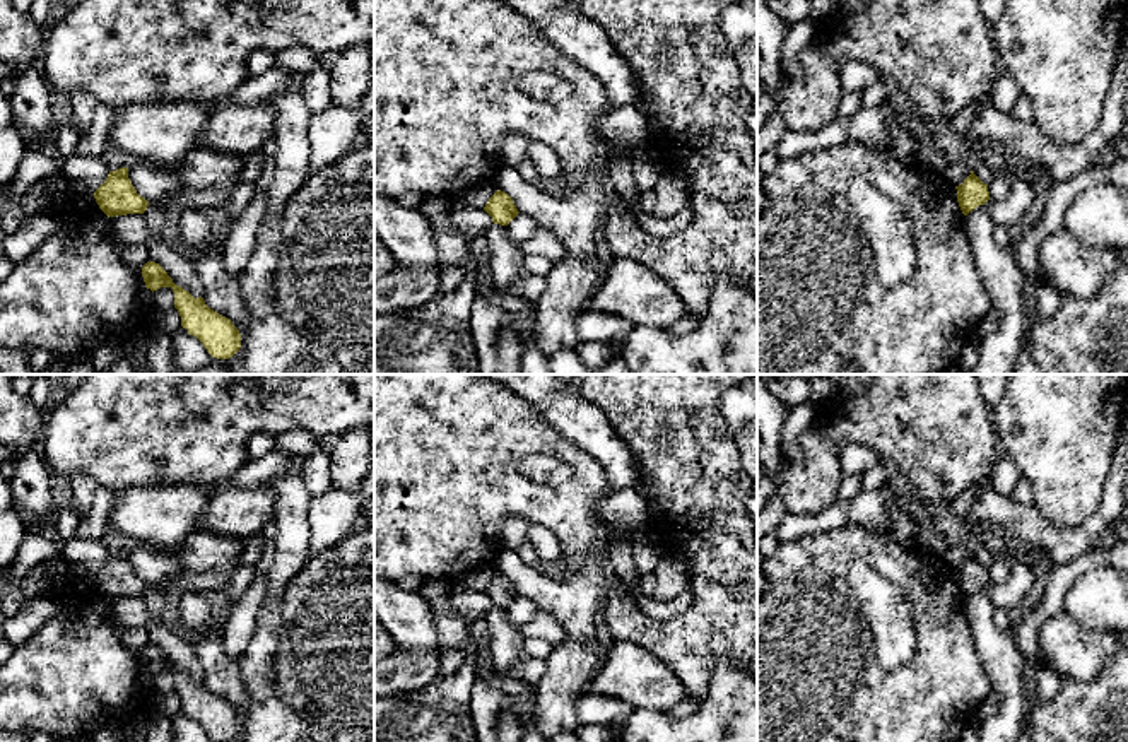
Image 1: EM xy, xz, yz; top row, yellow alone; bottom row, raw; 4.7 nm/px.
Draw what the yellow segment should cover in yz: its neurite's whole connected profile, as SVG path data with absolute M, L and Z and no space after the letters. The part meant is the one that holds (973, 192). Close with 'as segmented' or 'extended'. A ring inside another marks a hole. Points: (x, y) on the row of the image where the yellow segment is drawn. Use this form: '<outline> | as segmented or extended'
M974 171L957 188L957 202L964 215L990 200L988 185L984 185Z | as segmented

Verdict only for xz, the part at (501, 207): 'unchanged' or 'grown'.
unchanged

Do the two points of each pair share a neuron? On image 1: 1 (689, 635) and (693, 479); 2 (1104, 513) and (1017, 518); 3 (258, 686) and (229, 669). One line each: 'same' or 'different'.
1: same
2: same
3: different

